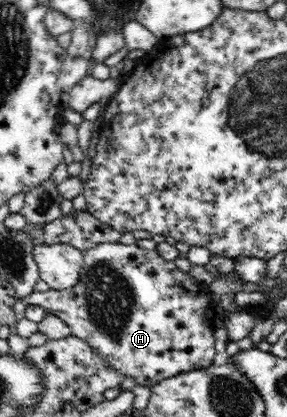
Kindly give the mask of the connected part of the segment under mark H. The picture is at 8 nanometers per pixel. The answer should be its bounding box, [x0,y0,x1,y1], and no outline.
[19,241,219,387]

